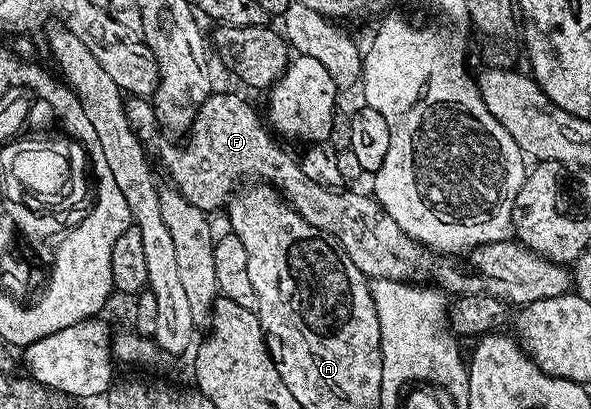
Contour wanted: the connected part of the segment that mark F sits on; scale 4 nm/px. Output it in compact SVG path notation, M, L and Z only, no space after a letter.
M211 91L209 98L200 105L198 112L194 115L194 122L188 129L190 137L183 144L166 144L162 148L162 164L166 167L167 174L170 175L169 183L177 188L180 194L184 194L184 198L188 198L188 202L192 202L192 206L200 206L202 212L211 214L219 211L243 182L265 182L282 193L286 203L298 211L300 218L304 218L304 222L316 226L316 230L333 238L338 247L346 253L348 259L367 278L393 278L396 281L424 282L427 281L426 278L432 276L436 280L434 281L435 285L449 295L488 293L490 296L498 297L518 308L544 298L565 295L571 289L572 274L565 265L544 259L543 256L536 254L512 238L500 242L479 244L471 249L469 258L461 259L464 260L462 262L456 261L459 260L456 258L452 259L437 254L433 249L412 239L410 235L404 234L404 230L401 230L400 226L396 226L393 218L383 212L367 193L366 197L362 192L346 192L347 190L326 188L324 185L312 182L301 170L299 161L294 156L290 157L270 137L271 129L267 127L264 120L263 124L261 118L258 117L257 110L248 101L241 100L236 93Z

